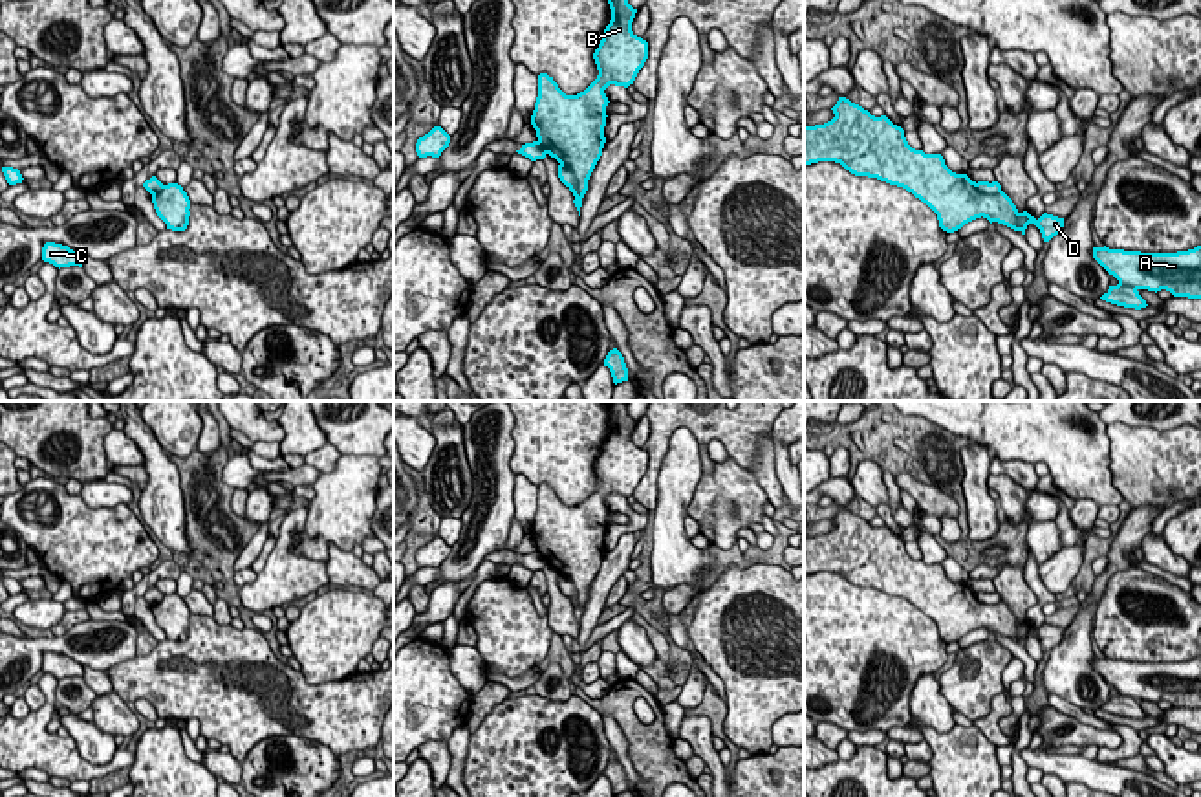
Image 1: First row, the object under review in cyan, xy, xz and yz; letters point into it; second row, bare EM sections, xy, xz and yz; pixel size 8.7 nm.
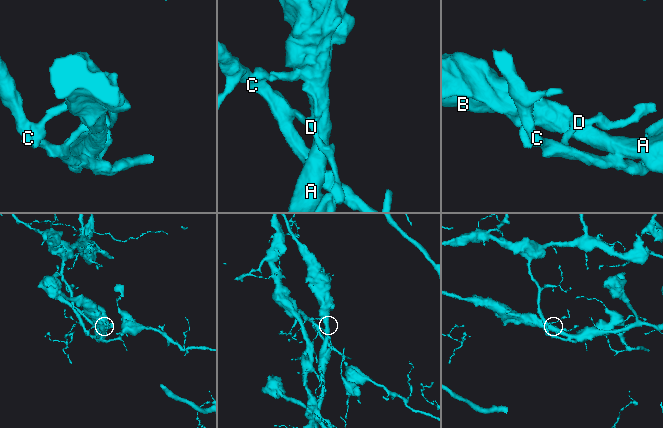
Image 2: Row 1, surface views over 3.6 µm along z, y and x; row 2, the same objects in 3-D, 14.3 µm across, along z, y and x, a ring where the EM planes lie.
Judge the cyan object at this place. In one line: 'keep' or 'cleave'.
cleave

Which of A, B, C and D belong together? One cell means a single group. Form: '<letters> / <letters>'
A B / C D

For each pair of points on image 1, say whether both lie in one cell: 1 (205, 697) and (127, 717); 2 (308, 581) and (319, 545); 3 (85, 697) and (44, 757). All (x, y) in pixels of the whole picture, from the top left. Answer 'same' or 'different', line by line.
1: different
2: different
3: different

